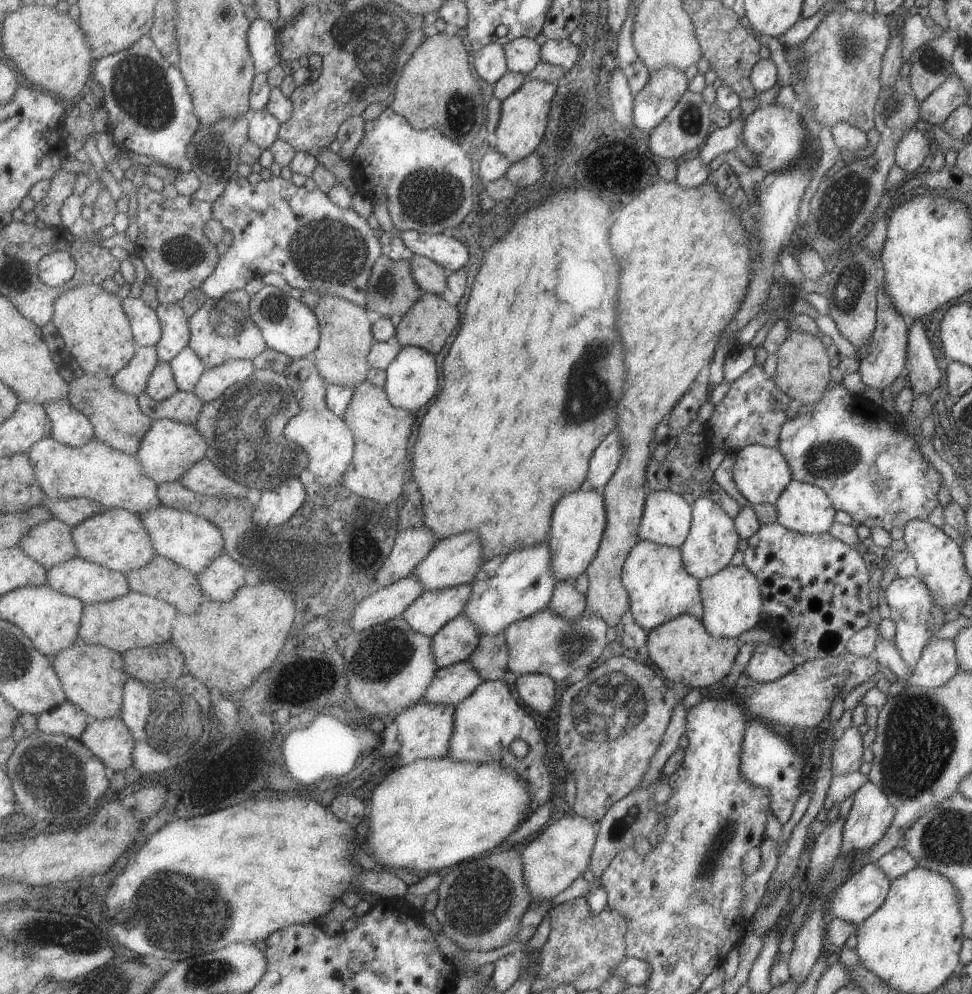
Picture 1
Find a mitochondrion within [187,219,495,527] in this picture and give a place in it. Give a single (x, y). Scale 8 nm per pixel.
(249, 436)

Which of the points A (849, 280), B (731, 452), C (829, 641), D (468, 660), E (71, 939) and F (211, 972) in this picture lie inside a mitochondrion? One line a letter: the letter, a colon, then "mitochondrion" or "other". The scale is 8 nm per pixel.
A: mitochondrion
B: other
C: other
D: other
E: mitochondrion
F: mitochondrion

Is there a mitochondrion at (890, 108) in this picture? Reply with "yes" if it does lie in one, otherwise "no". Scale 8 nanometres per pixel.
no

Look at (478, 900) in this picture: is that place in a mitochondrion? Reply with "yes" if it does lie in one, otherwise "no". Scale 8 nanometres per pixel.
yes

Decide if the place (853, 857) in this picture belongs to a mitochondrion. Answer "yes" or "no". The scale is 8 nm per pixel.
no

